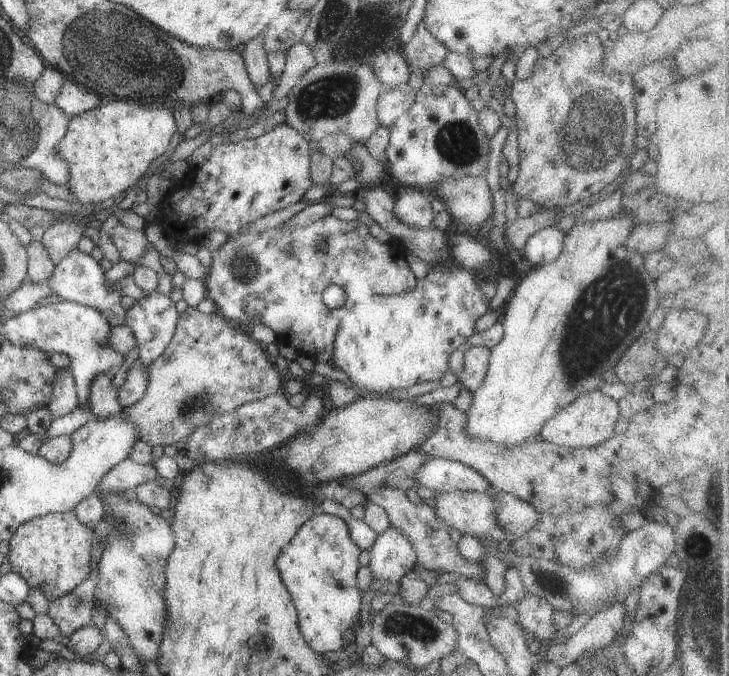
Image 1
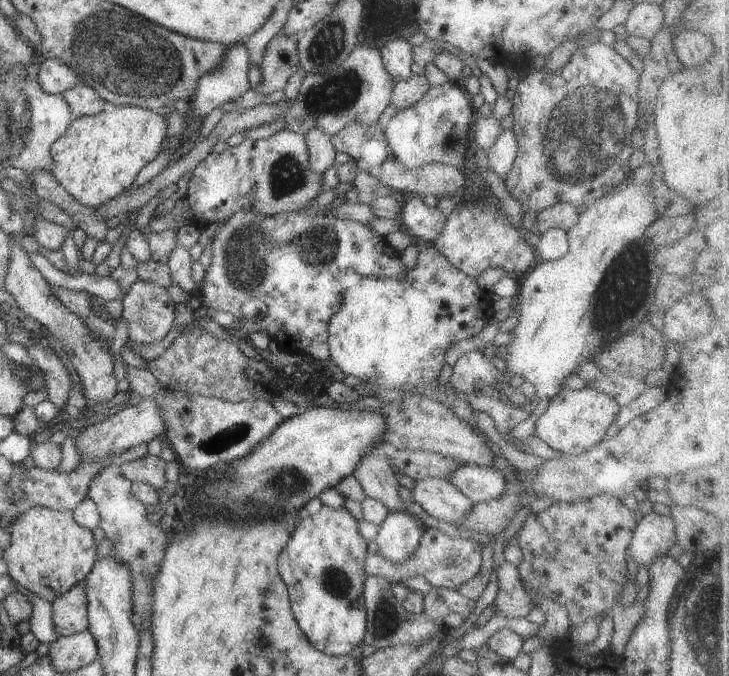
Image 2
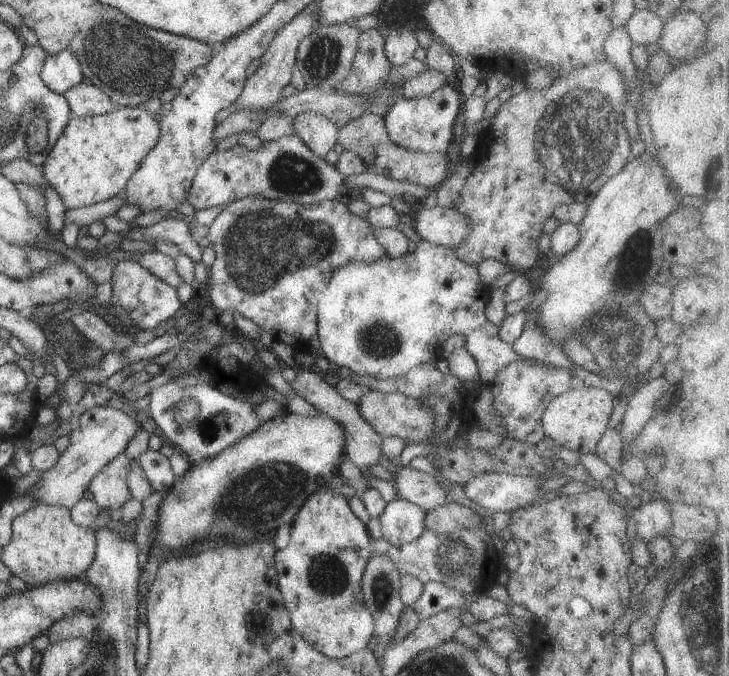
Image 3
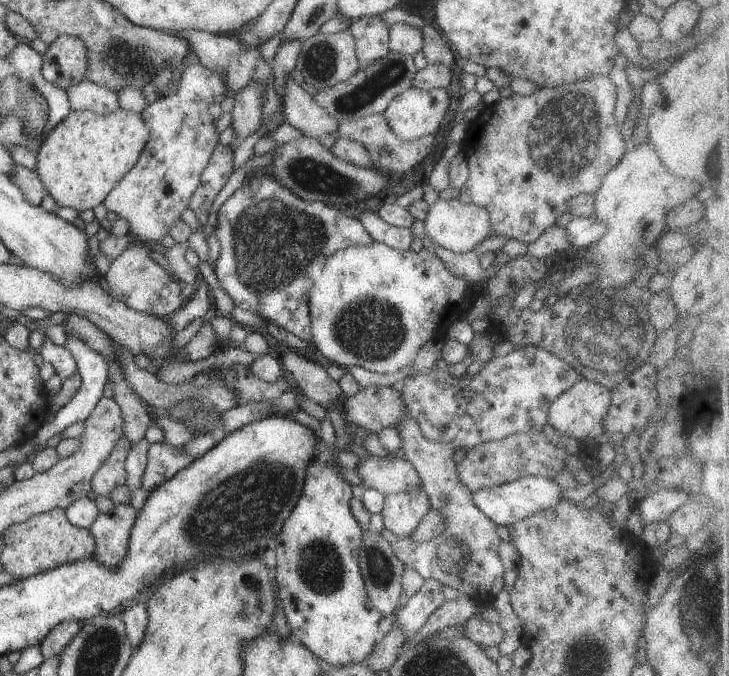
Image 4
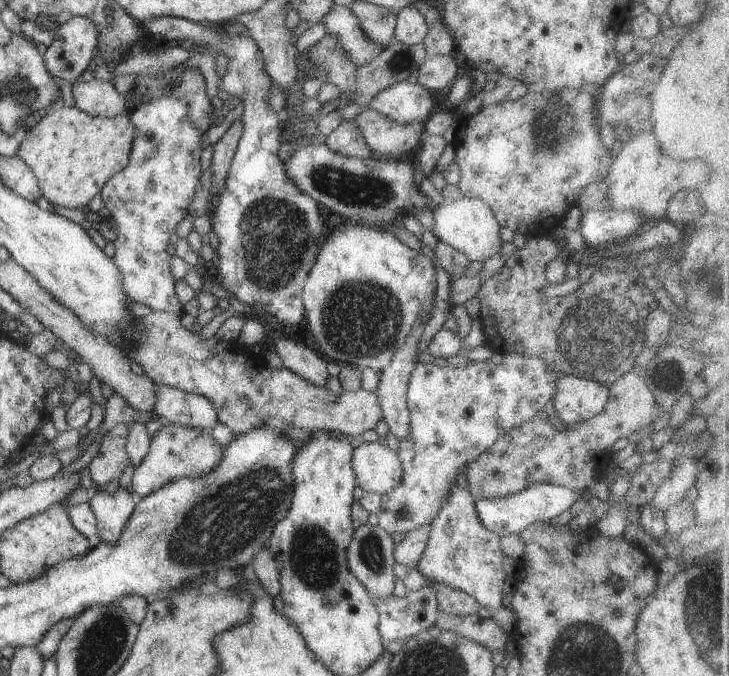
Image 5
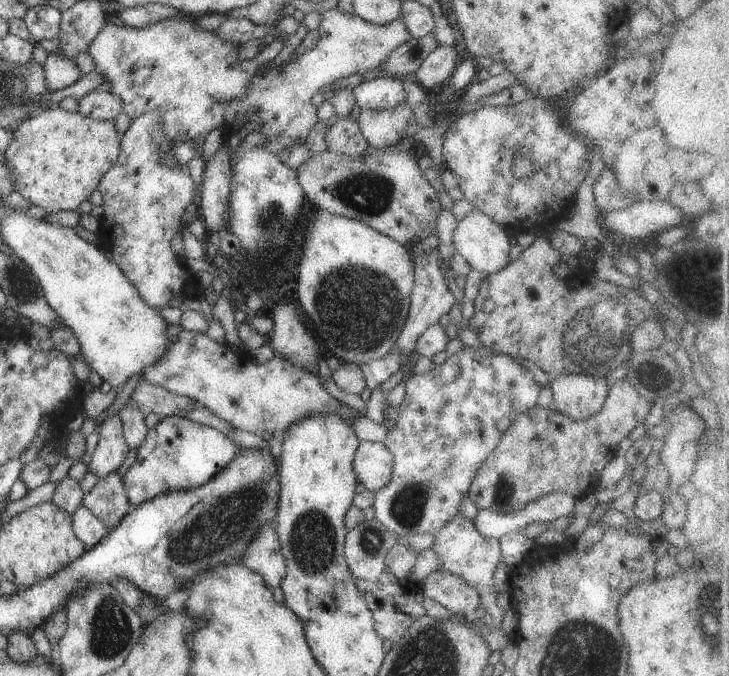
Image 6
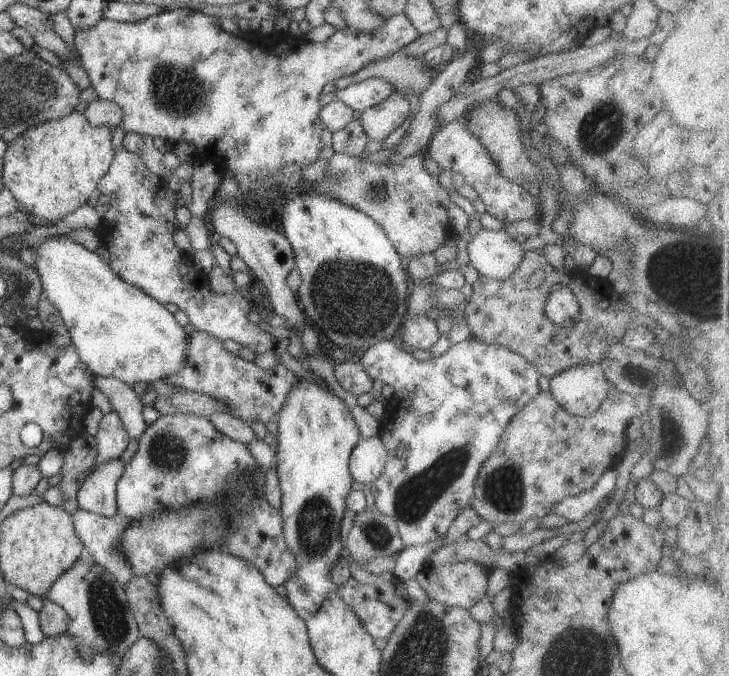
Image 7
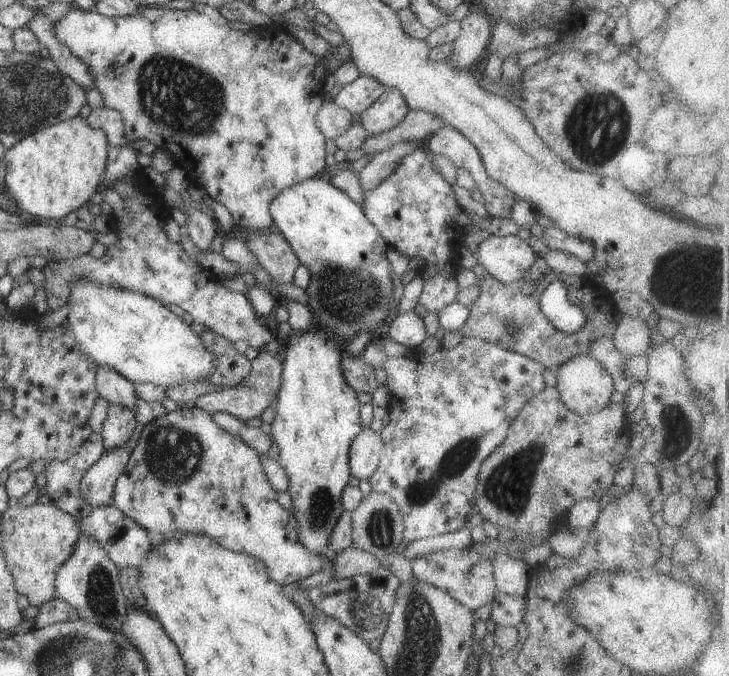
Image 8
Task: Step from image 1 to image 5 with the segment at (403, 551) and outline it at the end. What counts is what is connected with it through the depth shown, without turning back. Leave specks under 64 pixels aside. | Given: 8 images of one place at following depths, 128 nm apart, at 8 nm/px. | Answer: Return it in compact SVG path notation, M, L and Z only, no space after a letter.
M504 352L495 353L492 358L484 361L470 361L467 366L456 367L445 362L432 362L432 363L417 363L411 372L409 382L407 383L407 403L408 410L410 410L410 436L400 439L399 448L395 450L398 453L398 458L402 463L402 470L404 470L404 476L400 484L396 485L396 488L392 488L390 492L386 492L381 495L380 506L377 510L378 525L380 525L386 532L394 534L394 532L400 532L400 534L408 534L415 528L424 525L431 525L436 516L440 514L440 508L444 506L448 494L450 494L450 486L456 484L457 475L466 472L468 464L473 460L476 460L484 450L488 450L506 431L512 430L516 426L520 426L526 420L532 420L532 418L538 418L540 411L545 410L546 404L550 402L550 398L554 396L556 392L556 382L558 382L558 375L540 358L539 353L526 352L526 353L514 353Z

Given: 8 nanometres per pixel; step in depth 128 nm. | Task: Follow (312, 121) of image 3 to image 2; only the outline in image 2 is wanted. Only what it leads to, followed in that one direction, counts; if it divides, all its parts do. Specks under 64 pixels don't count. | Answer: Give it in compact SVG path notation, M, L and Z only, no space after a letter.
M314 128L306 132L305 143L308 145L310 168L316 174L324 174L336 158L336 148L332 144L332 135L322 132L320 128Z

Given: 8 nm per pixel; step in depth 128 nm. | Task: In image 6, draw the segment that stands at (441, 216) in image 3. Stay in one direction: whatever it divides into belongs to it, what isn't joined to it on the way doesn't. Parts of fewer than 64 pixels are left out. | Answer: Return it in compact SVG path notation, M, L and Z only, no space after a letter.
M472 206L466 216L462 216L457 222L452 232L452 242L454 242L456 253L461 254L473 270L478 270L488 276L508 266L511 234L500 228L495 220L484 214L482 210L478 210L478 207Z

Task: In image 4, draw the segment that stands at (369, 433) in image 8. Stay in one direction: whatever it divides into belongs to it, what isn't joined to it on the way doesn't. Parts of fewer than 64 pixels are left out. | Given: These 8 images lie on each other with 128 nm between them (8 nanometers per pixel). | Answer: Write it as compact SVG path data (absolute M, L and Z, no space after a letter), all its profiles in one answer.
M372 456L354 469L363 479L367 488L382 495L410 493L423 488L422 480L414 466L406 459L389 456Z

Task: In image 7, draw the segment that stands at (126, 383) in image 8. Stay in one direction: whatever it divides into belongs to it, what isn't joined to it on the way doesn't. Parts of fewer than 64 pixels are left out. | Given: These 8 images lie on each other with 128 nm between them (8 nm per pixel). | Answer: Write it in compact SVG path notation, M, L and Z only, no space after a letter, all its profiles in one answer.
M93 376L96 388L107 396L112 411L117 412L121 418L130 439L139 440L148 428L142 412L145 404L144 398L134 391L133 385L126 384L114 377Z

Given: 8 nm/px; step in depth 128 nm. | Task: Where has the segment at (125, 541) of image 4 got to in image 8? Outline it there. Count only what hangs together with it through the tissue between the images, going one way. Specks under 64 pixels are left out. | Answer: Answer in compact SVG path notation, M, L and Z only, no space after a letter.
M125 446L104 452L81 480L80 492L84 502L93 508L112 504L116 481L124 472L129 456Z

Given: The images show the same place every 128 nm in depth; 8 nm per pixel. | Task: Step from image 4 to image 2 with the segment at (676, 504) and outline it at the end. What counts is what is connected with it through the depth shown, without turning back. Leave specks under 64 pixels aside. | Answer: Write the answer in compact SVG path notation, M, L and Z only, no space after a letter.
M653 511L638 522L628 546L628 555L638 566L650 566L656 558L666 555L676 542L675 522L671 517Z

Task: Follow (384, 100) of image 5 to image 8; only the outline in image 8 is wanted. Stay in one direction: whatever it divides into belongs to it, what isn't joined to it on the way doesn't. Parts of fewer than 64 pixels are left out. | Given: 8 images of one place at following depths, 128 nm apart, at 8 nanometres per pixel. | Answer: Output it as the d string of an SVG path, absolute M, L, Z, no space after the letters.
M360 75L353 82L343 86L335 97L336 106L361 114L380 98L385 86L374 77Z

